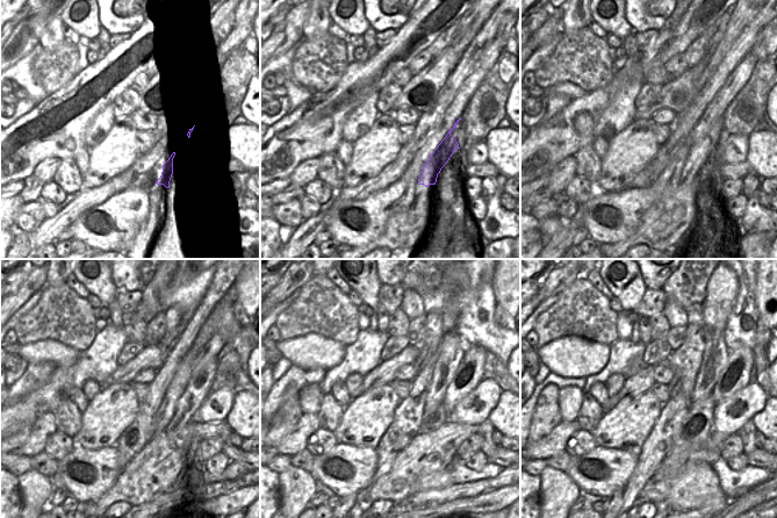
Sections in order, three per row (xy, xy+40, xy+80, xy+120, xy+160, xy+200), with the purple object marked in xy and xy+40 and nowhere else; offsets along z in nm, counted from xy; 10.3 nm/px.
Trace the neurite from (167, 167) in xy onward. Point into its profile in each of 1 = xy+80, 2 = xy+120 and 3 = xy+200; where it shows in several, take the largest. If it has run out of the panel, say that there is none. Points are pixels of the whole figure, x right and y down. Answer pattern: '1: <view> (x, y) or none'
1: xy+80 (703, 151)
2: xy+120 (199, 387)
3: xy+200 (735, 375)

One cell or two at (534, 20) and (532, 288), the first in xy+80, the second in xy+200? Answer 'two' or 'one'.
one

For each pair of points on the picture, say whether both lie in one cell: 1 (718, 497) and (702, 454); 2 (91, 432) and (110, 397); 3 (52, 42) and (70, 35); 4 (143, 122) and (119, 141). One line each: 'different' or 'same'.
1: different
2: same
3: different
4: different

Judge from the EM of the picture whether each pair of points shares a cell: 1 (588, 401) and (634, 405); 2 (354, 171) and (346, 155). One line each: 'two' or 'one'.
1: two
2: two

